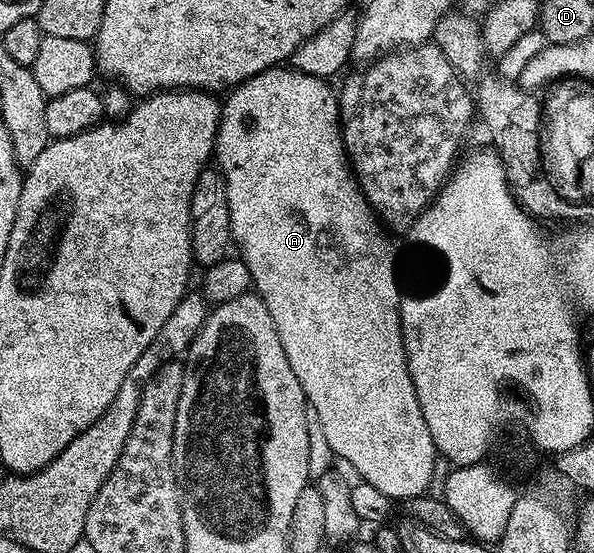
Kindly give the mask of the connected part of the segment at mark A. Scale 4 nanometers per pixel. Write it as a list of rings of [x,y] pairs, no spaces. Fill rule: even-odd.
[[[275,67],[266,69],[260,75],[256,75],[252,79],[248,79],[244,83],[233,86],[229,90],[227,101],[221,102],[222,118],[218,124],[218,134],[214,140],[213,160],[216,162],[216,168],[221,173],[226,190],[228,191],[228,215],[230,216],[230,236],[232,238],[233,248],[238,249],[237,256],[248,267],[250,272],[249,284],[252,286],[253,292],[257,293],[258,298],[264,303],[264,307],[268,307],[268,315],[272,315],[272,323],[276,323],[276,335],[280,335],[280,347],[284,347],[284,355],[288,355],[288,363],[292,363],[292,371],[296,371],[296,379],[300,379],[300,387],[306,396],[307,406],[312,410],[313,420],[322,428],[322,437],[326,440],[326,445],[339,457],[342,461],[347,461],[352,468],[359,474],[361,480],[372,483],[372,487],[376,487],[376,491],[384,491],[384,495],[388,495],[391,499],[409,499],[411,497],[420,497],[427,492],[426,489],[430,485],[430,480],[435,480],[436,466],[440,461],[440,454],[432,443],[432,435],[428,431],[428,423],[424,423],[424,414],[420,412],[420,399],[416,399],[416,387],[412,387],[412,375],[408,371],[408,359],[404,351],[404,339],[402,338],[402,328],[400,327],[400,303],[402,302],[403,290],[400,288],[400,273],[398,277],[398,261],[394,258],[394,245],[390,242],[391,234],[387,232],[381,221],[374,213],[374,208],[366,201],[362,189],[358,185],[358,178],[354,176],[354,171],[350,167],[350,158],[346,156],[346,144],[342,141],[342,118],[338,116],[338,94],[332,88],[329,80],[313,77],[307,73],[301,73],[299,69],[293,67]]]

